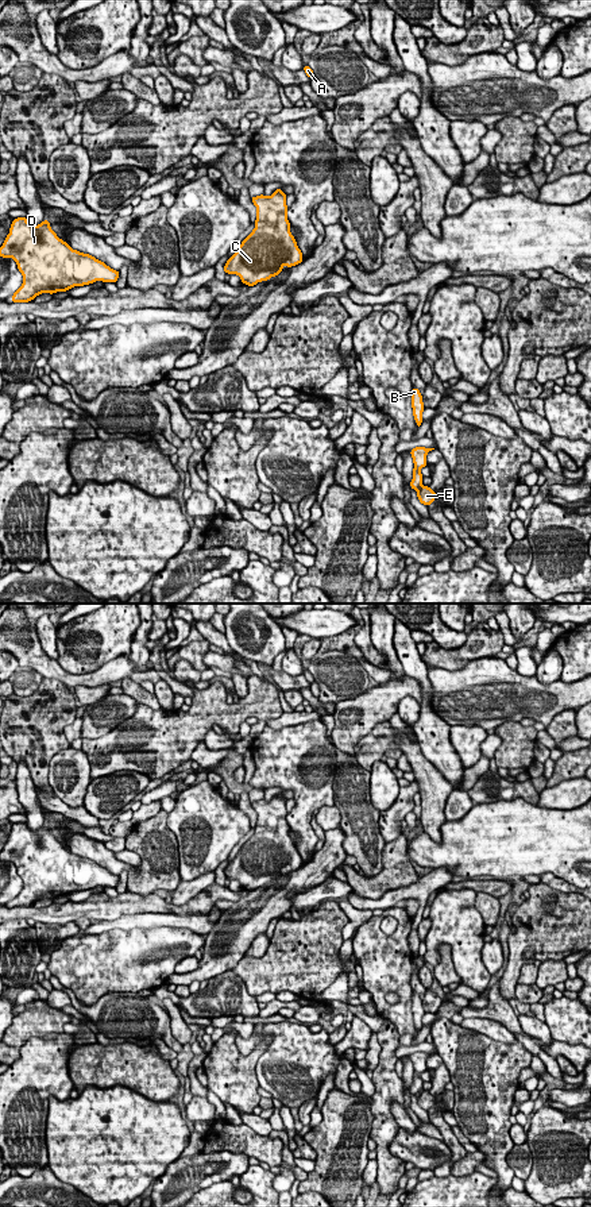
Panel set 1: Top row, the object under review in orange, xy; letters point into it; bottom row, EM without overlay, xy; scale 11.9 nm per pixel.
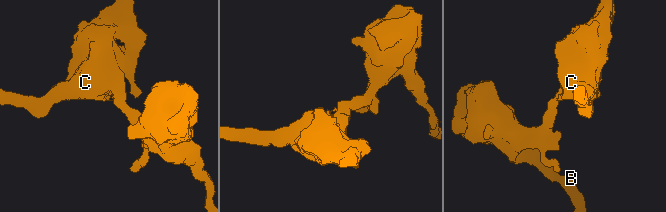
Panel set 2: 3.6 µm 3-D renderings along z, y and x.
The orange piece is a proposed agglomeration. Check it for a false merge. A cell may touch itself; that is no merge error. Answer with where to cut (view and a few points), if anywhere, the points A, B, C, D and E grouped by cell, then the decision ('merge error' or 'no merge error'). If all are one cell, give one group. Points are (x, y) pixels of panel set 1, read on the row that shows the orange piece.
cut none; groups A B C D E; no merge error

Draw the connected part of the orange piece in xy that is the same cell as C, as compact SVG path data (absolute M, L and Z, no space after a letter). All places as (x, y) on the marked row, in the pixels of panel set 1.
M279 188L269 197L251 197L256 207L255 228L227 261L224 273L236 274L243 284L254 286L278 275L283 263L291 267L304 261L290 232L286 196Z

